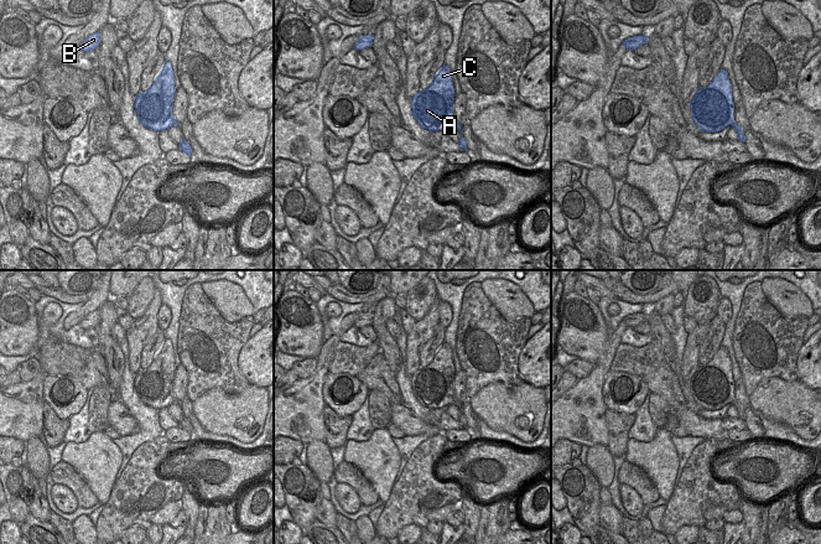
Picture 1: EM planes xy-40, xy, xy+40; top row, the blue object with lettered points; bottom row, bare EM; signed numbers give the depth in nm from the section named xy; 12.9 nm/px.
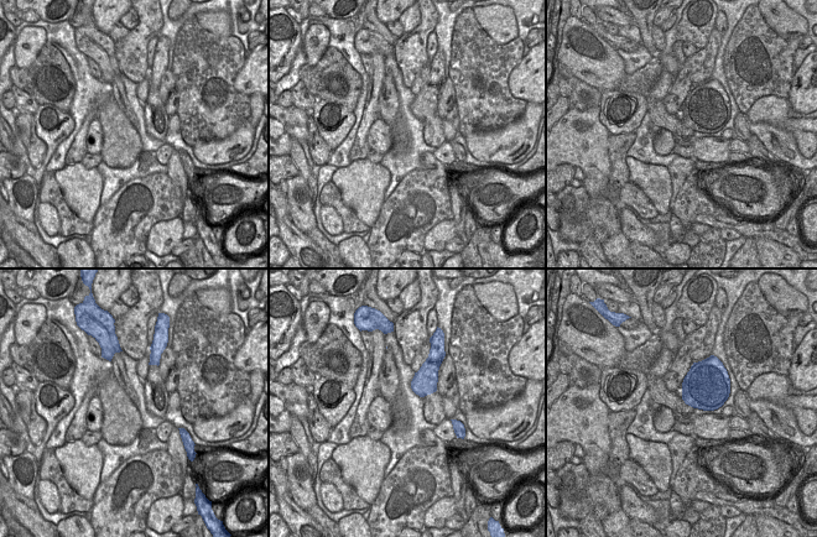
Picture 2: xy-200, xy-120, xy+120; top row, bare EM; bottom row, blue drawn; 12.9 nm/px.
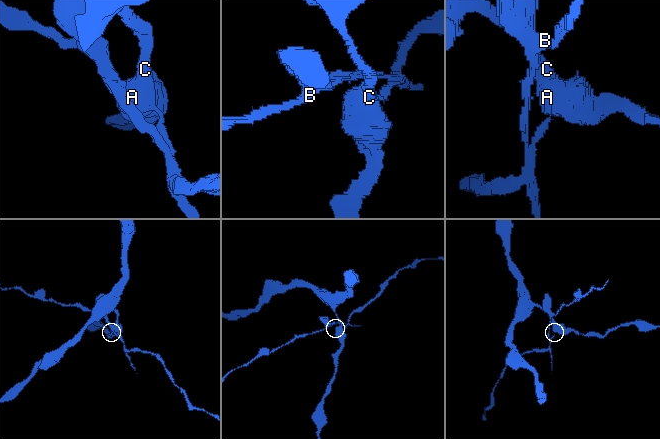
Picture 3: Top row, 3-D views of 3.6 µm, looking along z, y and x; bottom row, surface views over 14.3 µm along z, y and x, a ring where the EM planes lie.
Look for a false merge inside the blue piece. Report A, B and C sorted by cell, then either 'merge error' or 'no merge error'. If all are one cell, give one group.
A C / B | merge error

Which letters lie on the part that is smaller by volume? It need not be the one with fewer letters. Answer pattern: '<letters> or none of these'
B

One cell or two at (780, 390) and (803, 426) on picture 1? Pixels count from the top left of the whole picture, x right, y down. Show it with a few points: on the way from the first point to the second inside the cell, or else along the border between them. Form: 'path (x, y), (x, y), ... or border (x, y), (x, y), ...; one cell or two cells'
path (788, 399), (803, 414), (803, 418); one cell

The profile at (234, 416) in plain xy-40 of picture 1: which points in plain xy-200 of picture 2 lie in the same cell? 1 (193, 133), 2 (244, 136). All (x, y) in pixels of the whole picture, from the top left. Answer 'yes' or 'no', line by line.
1: no
2: yes

